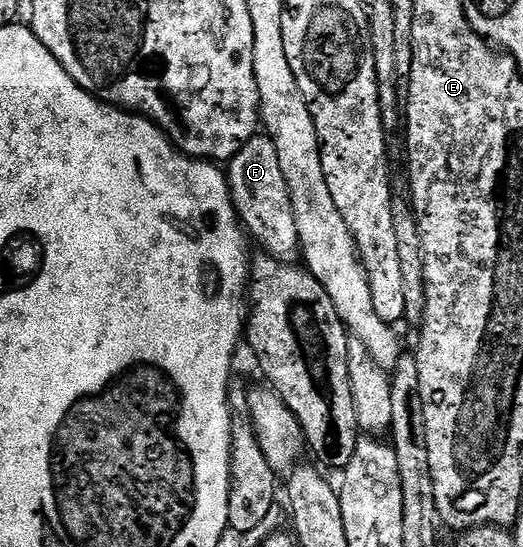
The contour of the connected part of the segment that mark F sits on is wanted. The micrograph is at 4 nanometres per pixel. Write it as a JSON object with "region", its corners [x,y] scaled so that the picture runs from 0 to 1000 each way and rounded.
{"region":[[[491,243],[438,294],[430,313],[442,338],[442,364],[449,371],[449,391],[457,395],[467,417],[497,444],[512,464],[528,470],[556,470],[574,457],[568,397],[556,366],[556,347],[537,309],[537,287],[530,287],[530,265],[524,252],[509,243]]]}

